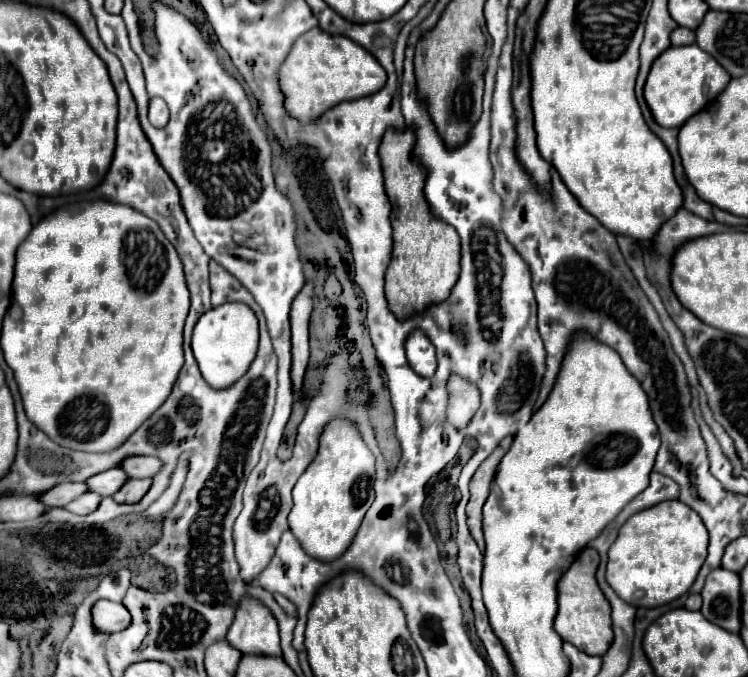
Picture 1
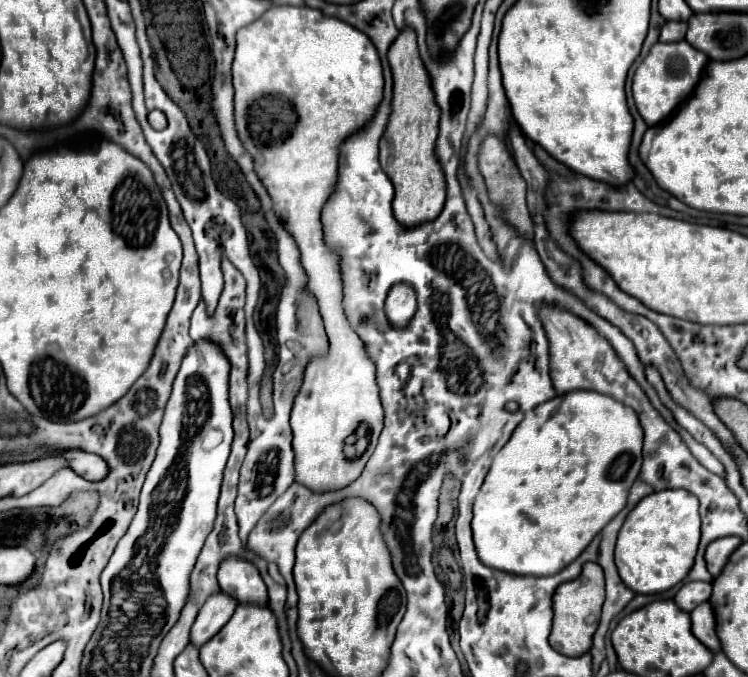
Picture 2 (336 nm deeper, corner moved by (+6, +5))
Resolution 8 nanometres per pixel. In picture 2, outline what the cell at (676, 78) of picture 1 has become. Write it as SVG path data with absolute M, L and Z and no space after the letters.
M688 41L678 43L656 43L646 59L636 69L634 81L632 81L632 93L638 107L638 113L648 125L660 123L662 119L668 119L674 109L690 97L694 91L704 67L708 63L708 57L692 47Z

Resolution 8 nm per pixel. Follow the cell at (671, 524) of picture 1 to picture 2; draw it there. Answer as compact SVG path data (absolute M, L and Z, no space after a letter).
M684 489L656 491L644 497L626 517L616 543L616 567L634 593L666 591L686 579L700 543L698 499Z

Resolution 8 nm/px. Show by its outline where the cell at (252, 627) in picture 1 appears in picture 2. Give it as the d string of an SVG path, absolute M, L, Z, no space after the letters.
M228 557L222 561L218 569L218 583L222 593L236 599L240 605L268 605L266 585L262 583L258 569L240 557Z

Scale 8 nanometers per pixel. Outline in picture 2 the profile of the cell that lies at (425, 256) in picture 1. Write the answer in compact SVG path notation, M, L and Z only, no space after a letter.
M402 31L398 35L398 39L392 43L390 51L388 51L388 61L392 67L392 77L394 77L394 89L392 89L392 103L390 103L390 117L388 117L388 125L386 131L380 139L380 165L382 171L390 177L396 195L394 195L394 217L396 221L410 229L410 227L418 227L422 223L434 221L444 207L444 195L446 195L446 185L444 185L444 173L440 163L434 157L434 143L438 137L438 119L440 119L440 111L438 105L434 103L434 91L430 87L430 77L420 61L418 55L418 45L416 45L416 35L414 31Z

